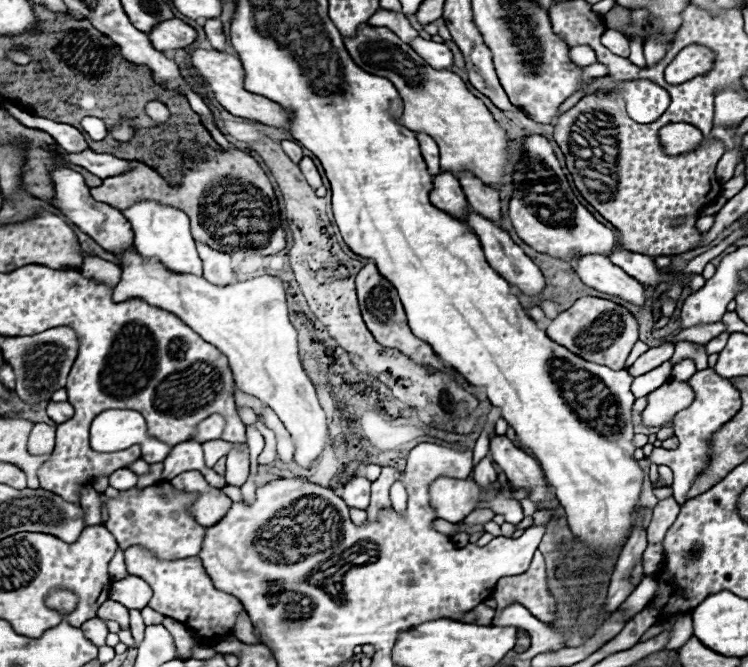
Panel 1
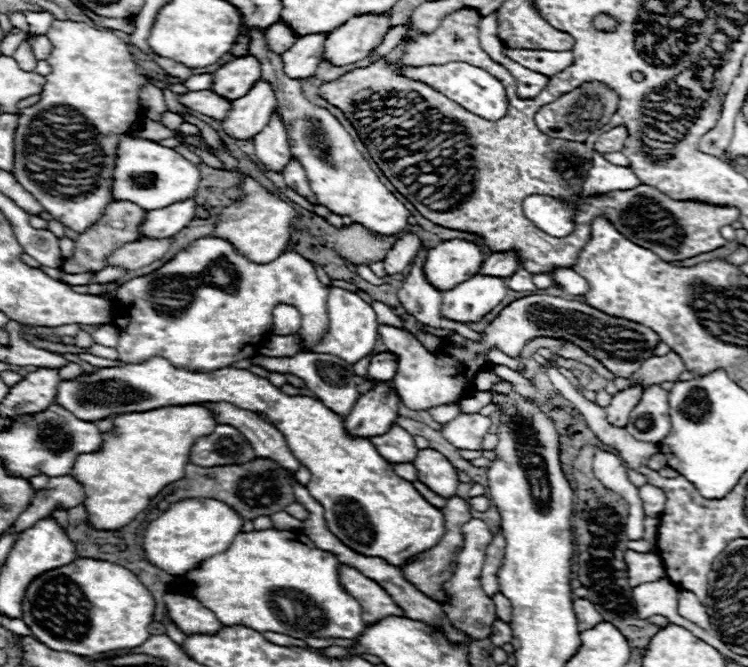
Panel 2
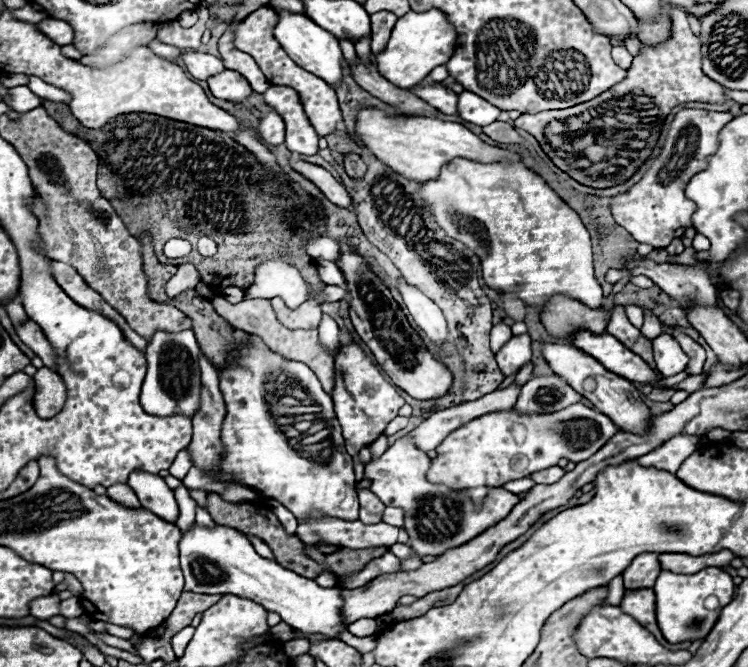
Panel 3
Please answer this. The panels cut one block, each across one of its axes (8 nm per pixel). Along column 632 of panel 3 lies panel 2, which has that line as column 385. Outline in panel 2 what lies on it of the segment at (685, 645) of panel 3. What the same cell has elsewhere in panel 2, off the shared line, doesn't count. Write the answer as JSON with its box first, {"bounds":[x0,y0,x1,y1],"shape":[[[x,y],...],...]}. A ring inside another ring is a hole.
{"bounds":[340,564,406,626],"shape":[[[340,564],[340,584],[344,584],[346,592],[352,592],[362,602],[362,618],[368,626],[380,622],[386,616],[400,616],[406,618],[404,610],[392,600],[392,596],[382,590],[374,580],[366,578],[364,574]]]}

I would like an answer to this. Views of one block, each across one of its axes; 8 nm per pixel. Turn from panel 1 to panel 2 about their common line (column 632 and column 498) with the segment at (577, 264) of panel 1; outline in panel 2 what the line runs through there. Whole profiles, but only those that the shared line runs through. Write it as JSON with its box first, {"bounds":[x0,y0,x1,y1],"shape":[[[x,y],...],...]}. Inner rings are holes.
{"bounds":[440,276,506,322],"shape":[[[472,276],[468,282],[442,294],[440,314],[454,322],[478,322],[506,296],[504,278]]]}

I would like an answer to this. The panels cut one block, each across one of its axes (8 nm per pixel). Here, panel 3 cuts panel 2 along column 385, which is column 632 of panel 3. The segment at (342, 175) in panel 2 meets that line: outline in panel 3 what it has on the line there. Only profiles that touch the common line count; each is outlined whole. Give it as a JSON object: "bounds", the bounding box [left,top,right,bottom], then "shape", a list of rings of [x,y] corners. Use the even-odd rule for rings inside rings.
{"bounds":[610,108,732,248],"shape":[[[690,108],[676,112],[658,158],[652,160],[640,182],[636,182],[630,190],[612,196],[610,208],[616,224],[626,228],[640,244],[650,244],[654,248],[666,248],[674,238],[680,238],[684,230],[692,226],[692,214],[696,210],[696,204],[684,196],[684,188],[688,180],[704,168],[708,156],[716,152],[718,134],[728,120],[732,120],[730,112]]]}

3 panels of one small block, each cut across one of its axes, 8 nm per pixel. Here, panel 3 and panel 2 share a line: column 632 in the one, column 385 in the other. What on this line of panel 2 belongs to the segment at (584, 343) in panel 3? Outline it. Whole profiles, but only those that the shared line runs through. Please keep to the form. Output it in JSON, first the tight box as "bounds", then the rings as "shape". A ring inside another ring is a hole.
{"bounds":[368,352,398,382],"shape":[[[382,352],[372,356],[370,366],[368,366],[368,376],[378,380],[378,382],[388,382],[394,378],[396,374],[396,364],[398,364],[398,356]]]}

